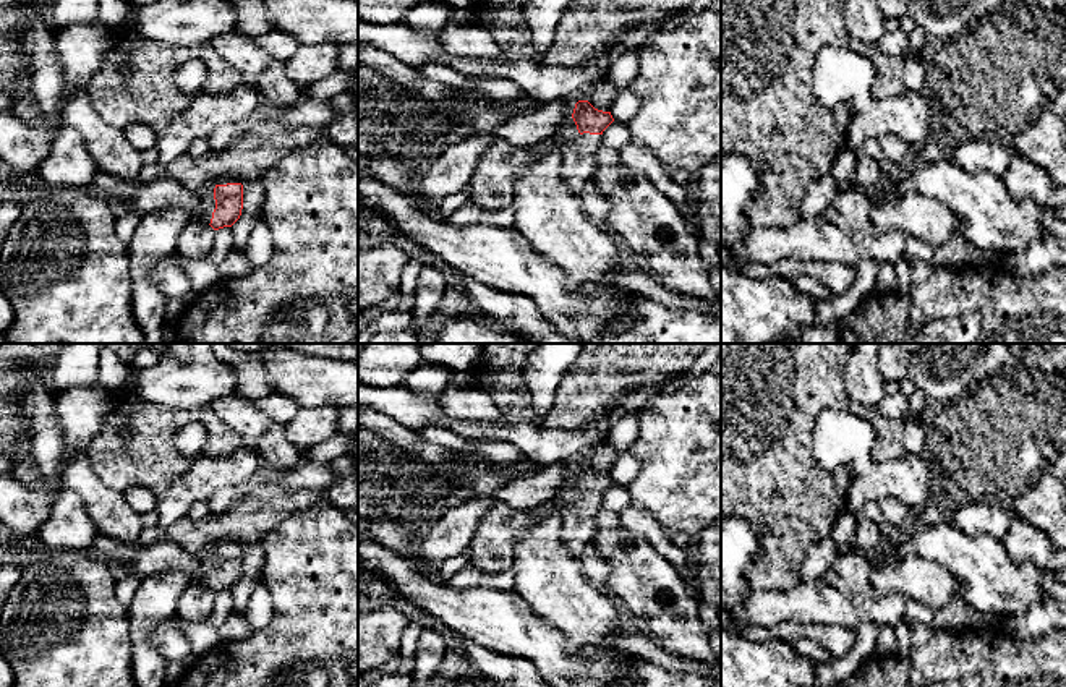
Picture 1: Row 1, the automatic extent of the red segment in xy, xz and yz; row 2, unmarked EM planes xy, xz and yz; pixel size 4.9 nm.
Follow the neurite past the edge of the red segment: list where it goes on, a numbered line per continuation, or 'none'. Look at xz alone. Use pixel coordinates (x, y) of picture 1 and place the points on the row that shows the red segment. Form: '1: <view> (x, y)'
1: xz (577, 151)

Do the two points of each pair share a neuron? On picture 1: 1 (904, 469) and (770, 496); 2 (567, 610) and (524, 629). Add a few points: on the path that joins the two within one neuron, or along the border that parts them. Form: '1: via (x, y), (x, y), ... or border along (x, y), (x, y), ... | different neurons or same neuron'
1: border along (844, 496), (846, 509) | different neurons
2: border along (517, 593), (546, 624), (562, 634), (566, 652) | different neurons

